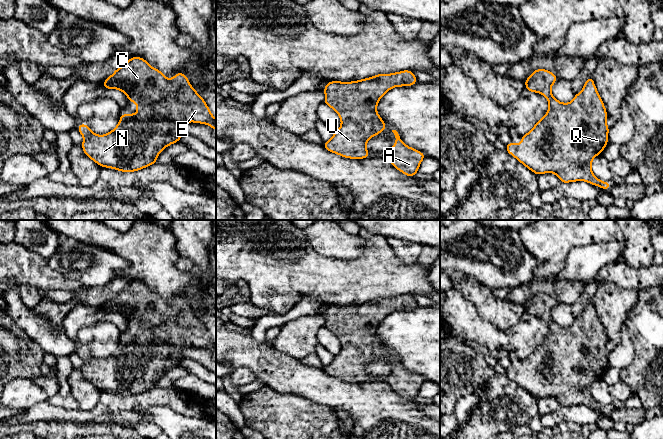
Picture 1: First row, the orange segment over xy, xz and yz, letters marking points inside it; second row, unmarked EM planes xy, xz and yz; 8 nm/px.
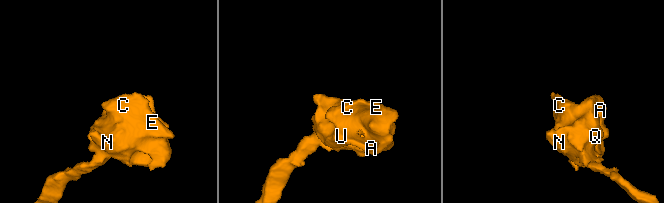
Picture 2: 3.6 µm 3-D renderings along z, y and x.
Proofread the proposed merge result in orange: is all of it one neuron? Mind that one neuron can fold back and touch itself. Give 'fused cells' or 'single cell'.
single cell

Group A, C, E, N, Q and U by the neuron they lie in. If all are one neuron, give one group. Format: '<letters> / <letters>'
A C E N Q U

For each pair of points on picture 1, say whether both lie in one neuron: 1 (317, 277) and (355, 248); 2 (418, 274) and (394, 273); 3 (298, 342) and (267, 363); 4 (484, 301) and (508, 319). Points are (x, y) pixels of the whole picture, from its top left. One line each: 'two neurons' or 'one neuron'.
1: two neurons
2: one neuron
3: two neurons
4: one neuron

